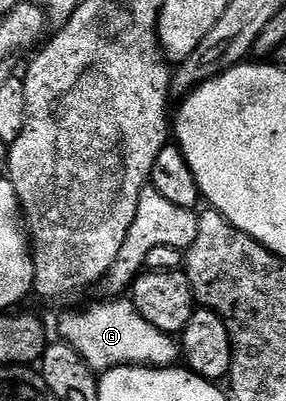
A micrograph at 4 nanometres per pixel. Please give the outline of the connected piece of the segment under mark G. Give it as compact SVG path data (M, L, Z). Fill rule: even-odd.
M106 300L103 306L94 306L84 314L72 314L59 324L63 339L74 347L91 370L105 372L116 366L148 366L170 368L179 361L180 346L171 335L157 330L134 307L130 300ZM126 301L126 302L122 302Z

